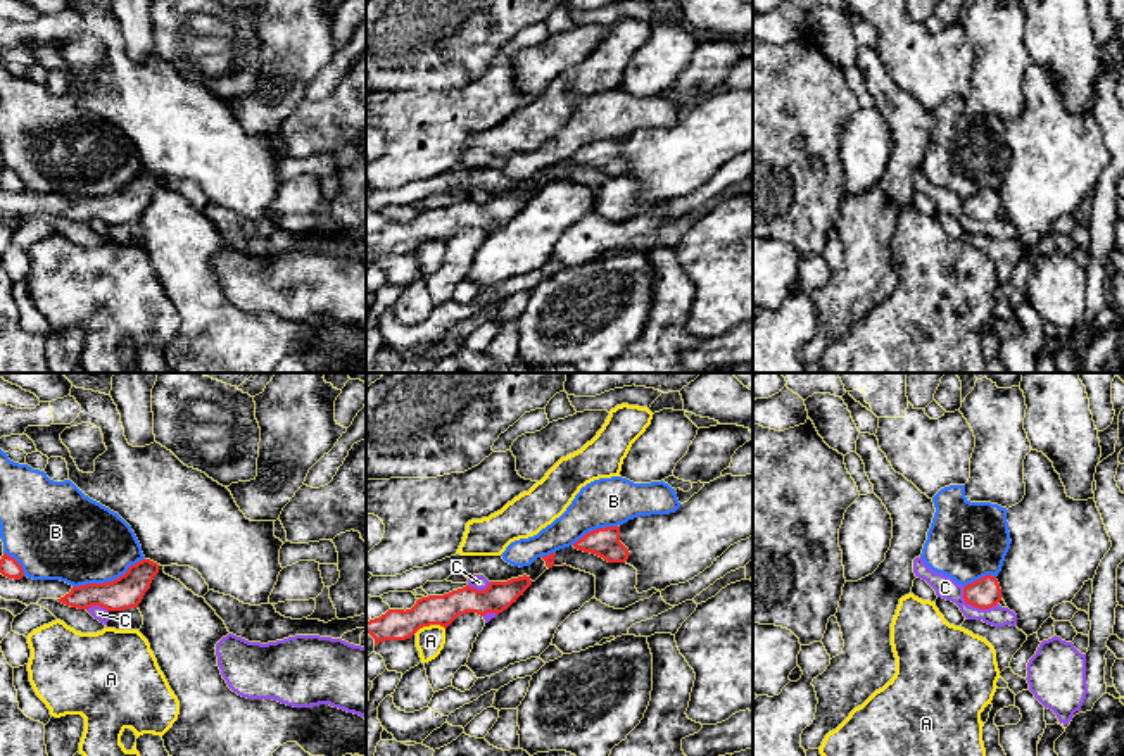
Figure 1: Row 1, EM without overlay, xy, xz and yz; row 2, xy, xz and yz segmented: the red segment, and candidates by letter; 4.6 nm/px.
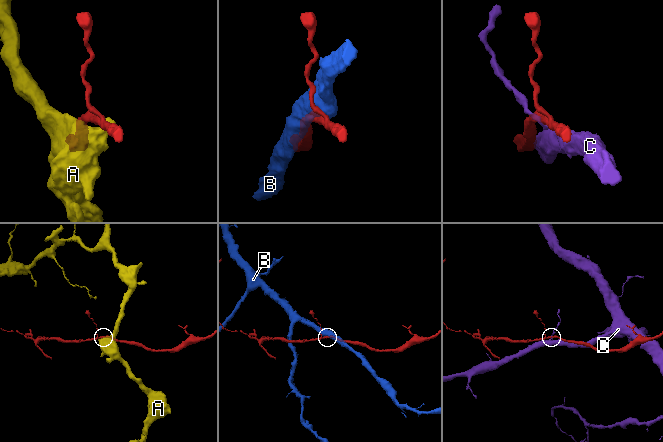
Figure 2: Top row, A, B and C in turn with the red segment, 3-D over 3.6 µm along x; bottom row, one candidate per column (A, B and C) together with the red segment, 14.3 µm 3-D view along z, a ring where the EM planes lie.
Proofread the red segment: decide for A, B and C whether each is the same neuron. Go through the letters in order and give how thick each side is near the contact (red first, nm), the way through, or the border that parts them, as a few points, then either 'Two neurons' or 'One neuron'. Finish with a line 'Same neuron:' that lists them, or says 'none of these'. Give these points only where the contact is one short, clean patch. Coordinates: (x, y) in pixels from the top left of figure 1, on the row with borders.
A: Thickness 140 nm (red) against 130 nm. Boundary: xz (444, 627), (423, 625), (413, 634). Two neurons
B: Thickness 160 nm (red) against 400 nm. Two neurons
C: Thickness 140 nm (red) against 100 nm. Two neurons
Same neuron: none of these

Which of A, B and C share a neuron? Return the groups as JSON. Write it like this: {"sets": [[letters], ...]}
{"sets": [["A"], ["B"], ["C"]]}

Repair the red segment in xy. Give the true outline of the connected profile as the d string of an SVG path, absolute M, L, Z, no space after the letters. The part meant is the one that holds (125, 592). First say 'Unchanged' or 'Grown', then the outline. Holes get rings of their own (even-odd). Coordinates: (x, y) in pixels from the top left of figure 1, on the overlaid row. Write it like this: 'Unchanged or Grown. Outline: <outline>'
Unchanged. Outline: M142 559L136 564L131 564L124 575L112 582L73 587L69 594L57 601L86 611L92 606L100 606L107 611L138 608L157 573L157 563Z

